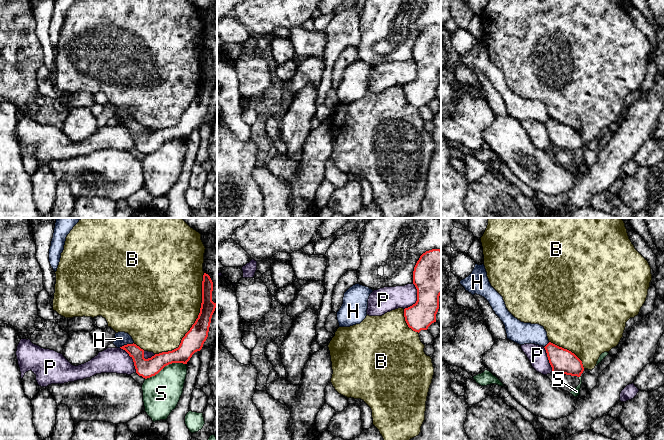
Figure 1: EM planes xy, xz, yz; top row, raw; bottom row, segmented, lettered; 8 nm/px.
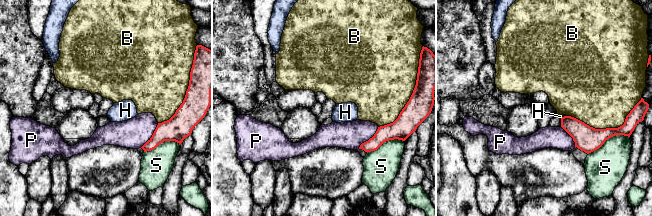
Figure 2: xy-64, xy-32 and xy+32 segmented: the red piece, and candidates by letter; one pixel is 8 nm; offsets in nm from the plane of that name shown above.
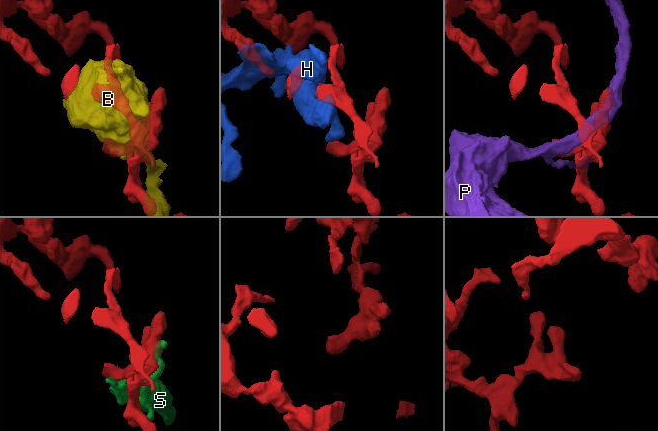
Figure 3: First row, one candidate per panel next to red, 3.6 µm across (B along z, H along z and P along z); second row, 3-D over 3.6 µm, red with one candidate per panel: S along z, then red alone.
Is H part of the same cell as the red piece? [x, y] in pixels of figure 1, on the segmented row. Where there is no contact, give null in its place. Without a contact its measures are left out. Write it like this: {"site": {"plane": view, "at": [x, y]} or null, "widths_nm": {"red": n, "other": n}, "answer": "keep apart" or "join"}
{"site": {"plane": "xy", "at": [127, 344]}, "widths_nm": {"red": 150, "other": 110}, "answer": "keep apart"}

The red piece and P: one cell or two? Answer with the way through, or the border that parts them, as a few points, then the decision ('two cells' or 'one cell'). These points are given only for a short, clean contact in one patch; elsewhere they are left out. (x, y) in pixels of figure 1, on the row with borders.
two cells

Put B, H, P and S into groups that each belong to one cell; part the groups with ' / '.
B / H / P / S

